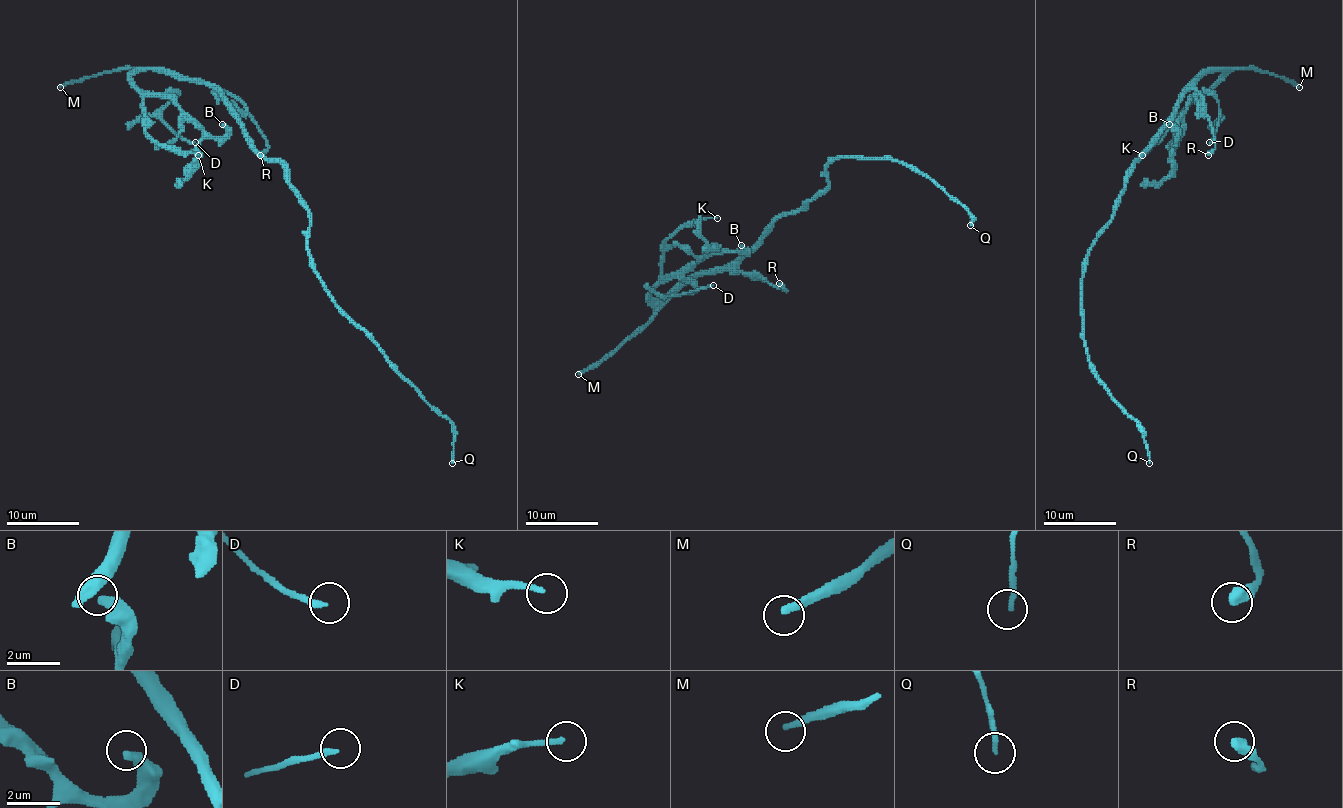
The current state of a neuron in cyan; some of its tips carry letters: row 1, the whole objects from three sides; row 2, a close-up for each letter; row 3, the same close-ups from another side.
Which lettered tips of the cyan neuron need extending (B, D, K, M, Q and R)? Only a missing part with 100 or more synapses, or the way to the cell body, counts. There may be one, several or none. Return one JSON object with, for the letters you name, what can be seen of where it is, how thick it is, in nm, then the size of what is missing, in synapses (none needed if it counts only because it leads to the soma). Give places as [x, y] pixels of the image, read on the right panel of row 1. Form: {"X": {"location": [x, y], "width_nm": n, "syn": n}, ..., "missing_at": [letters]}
{"M": {"location": [1299, 87], "width_nm": 280, "syn": 160}, "missing_at": ["M"]}

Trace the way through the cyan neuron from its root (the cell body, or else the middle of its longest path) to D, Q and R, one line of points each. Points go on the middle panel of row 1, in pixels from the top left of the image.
D: (795, 212), (731, 263), (649, 294), (673, 278), (695, 287), (680, 294), (713, 285)
Q: (795, 212), (828, 187), (826, 167), (835, 157), (888, 157), (912, 165), (926, 174), (970, 212), (970, 225)
R: (795, 212), (784, 212), (739, 263), (742, 272), (764, 278), (771, 285), (786, 290), (779, 283)

